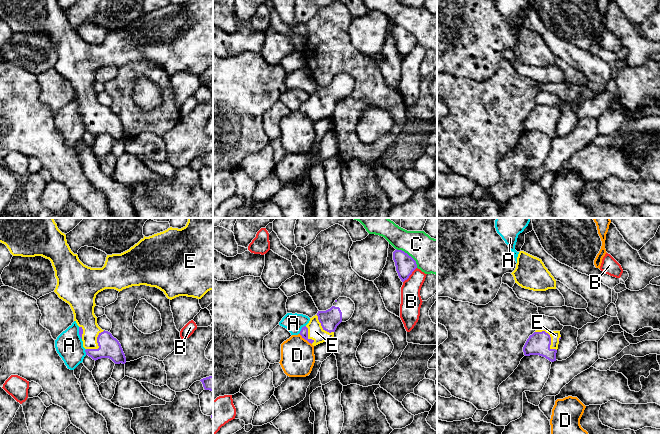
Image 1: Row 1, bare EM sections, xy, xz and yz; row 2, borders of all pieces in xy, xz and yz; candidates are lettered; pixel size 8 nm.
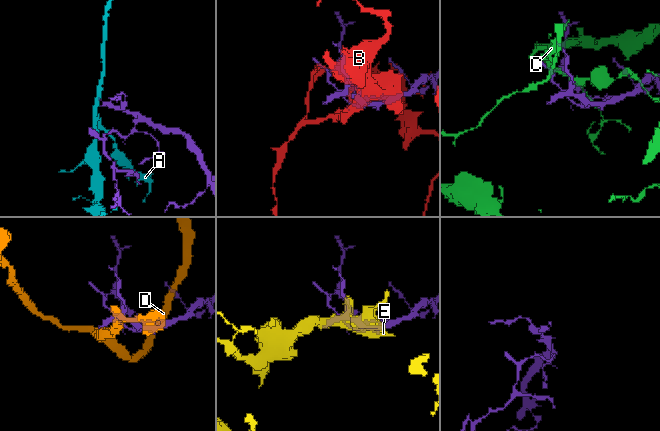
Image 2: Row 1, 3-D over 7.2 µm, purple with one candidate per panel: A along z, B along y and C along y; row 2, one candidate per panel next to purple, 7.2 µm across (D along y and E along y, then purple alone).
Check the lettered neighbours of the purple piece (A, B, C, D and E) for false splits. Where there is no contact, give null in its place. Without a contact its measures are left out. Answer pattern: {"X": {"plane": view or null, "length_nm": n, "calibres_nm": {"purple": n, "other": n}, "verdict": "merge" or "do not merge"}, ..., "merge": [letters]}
{"A": {"plane": "xz", "length_nm": 90, "calibres_nm": {"purple": 60, "other": 150}, "verdict": "do not merge"}, "B": {"plane": "xz", "length_nm": 170, "calibres_nm": {"purple": 160, "other": 170}, "verdict": "do not merge"}, "C": {"plane": "xz", "length_nm": 240, "calibres_nm": {"purple": 160, "other": 280}, "verdict": "do not merge"}, "D": {"plane": "xz", "length_nm": 140, "calibres_nm": {"purple": 60, "other": 280}, "verdict": "do not merge"}, "E": {"plane": "yz", "length_nm": 240, "calibres_nm": {"purple": 180, "other": 80}, "verdict": "merge"}, "merge": ["E"]}

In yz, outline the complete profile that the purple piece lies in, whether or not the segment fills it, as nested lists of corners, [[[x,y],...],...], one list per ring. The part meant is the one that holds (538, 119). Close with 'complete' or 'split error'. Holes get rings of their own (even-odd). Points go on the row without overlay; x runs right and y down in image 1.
[[[536,106],[523,123],[524,131],[539,131],[554,138],[560,115],[560,107]]]; split error

